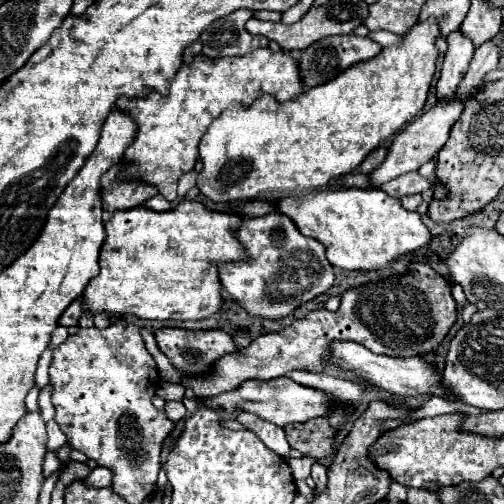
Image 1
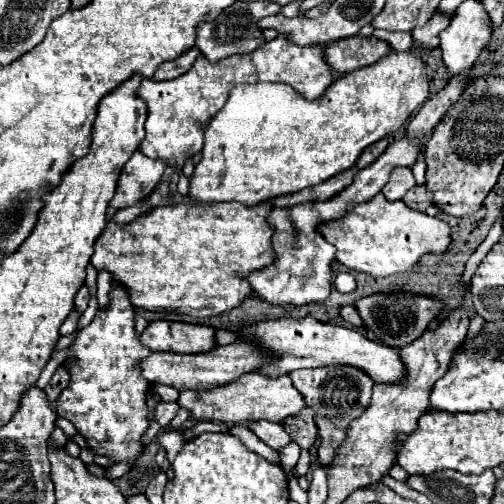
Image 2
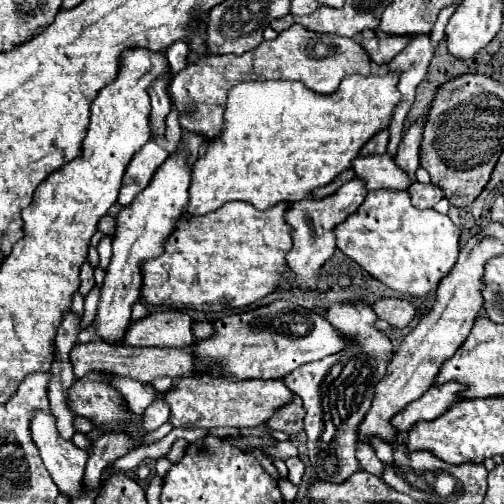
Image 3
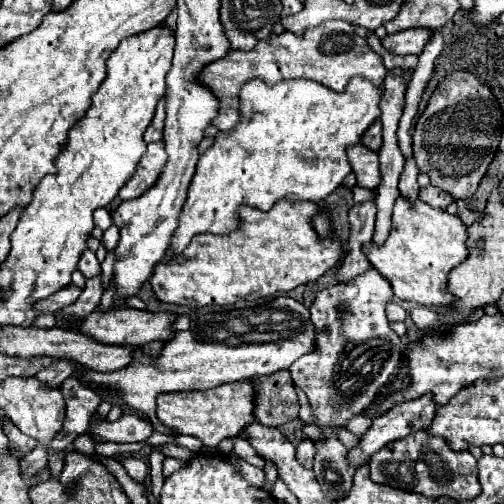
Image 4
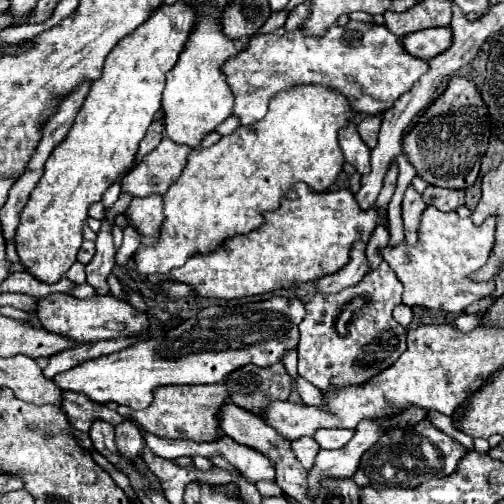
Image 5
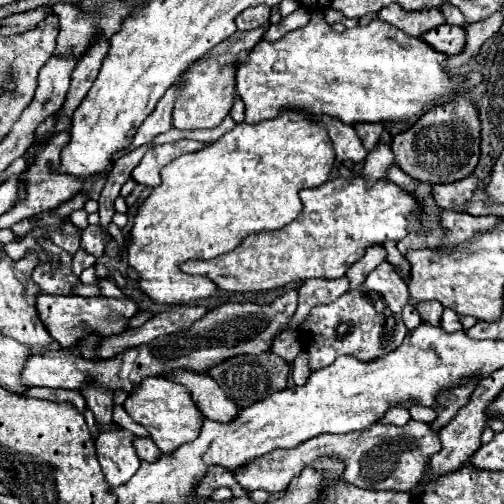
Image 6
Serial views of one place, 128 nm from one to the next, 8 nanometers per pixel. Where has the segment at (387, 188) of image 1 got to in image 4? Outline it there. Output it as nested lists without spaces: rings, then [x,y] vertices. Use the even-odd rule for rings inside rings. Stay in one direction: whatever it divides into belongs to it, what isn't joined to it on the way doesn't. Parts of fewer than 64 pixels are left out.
[[[364,144],[348,146],[348,160],[352,170],[356,172],[358,184],[364,188],[376,188],[380,184],[380,170],[378,170],[378,154],[364,148]]]

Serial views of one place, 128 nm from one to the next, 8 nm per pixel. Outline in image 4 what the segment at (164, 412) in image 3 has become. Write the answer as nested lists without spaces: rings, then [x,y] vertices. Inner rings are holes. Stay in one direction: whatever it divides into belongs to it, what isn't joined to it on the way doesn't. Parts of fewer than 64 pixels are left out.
[[[122,414],[116,422],[102,422],[90,430],[94,440],[110,442],[142,442],[154,432],[148,418],[138,414]]]

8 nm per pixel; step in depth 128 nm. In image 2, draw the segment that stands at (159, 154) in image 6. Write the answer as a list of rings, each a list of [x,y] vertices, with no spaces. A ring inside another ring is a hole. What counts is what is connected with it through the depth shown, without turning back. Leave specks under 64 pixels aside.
[[[140,150],[134,152],[120,172],[116,196],[112,198],[110,206],[122,210],[144,200],[162,180],[164,168],[166,168],[164,160],[150,160]]]

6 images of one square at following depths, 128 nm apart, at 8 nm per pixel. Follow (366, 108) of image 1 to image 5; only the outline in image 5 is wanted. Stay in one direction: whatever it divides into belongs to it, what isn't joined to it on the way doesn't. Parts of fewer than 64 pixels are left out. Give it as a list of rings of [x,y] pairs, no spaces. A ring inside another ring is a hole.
[[[322,86],[288,88],[272,98],[270,110],[262,120],[254,122],[252,126],[236,128],[230,136],[222,136],[222,140],[210,148],[192,150],[178,180],[174,180],[166,194],[162,194],[164,222],[158,238],[154,238],[150,244],[140,244],[134,254],[138,270],[142,274],[166,274],[172,268],[182,266],[186,258],[194,254],[216,252],[226,238],[256,230],[264,222],[266,210],[276,210],[284,196],[294,196],[296,182],[306,182],[312,190],[324,192],[342,170],[344,158],[338,146],[338,128],[352,118],[350,114],[352,112],[346,98],[336,90]]]

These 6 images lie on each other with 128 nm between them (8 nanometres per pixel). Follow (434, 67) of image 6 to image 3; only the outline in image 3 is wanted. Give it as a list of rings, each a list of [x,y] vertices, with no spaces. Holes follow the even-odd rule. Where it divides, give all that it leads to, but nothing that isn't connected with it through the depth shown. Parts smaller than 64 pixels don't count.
[[[300,24],[290,26],[280,32],[276,40],[264,40],[252,52],[244,52],[242,56],[232,54],[206,54],[194,64],[188,64],[182,72],[174,76],[170,82],[170,98],[176,102],[180,110],[180,126],[186,132],[200,132],[208,138],[214,138],[222,132],[224,126],[224,104],[228,98],[228,90],[238,82],[246,80],[300,80],[308,88],[320,94],[332,94],[338,90],[340,82],[348,74],[370,74],[368,54],[362,50],[356,38],[344,38],[336,34],[320,34],[306,30]]]

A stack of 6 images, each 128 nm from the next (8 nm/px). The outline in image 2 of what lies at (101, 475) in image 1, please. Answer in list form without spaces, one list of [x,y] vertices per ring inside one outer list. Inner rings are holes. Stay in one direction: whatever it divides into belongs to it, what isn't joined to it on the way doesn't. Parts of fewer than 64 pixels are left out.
[[[114,463],[107,467],[107,478],[110,480],[118,479],[125,475],[131,466],[128,463]]]

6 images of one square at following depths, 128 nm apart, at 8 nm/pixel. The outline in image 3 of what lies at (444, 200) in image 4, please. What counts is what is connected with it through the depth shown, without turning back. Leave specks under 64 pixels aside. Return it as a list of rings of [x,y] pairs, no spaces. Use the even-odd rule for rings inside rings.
[[[420,182],[412,184],[412,188],[408,188],[408,194],[416,208],[434,208],[434,204],[438,204],[444,198],[440,188],[436,188],[434,184],[420,184]]]

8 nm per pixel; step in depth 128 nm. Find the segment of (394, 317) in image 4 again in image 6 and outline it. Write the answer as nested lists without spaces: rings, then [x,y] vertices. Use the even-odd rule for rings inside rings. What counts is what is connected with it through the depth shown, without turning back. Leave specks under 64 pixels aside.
[[[406,304],[406,308],[402,310],[402,320],[404,320],[404,324],[406,324],[406,328],[408,328],[408,330],[416,328],[416,326],[422,322],[422,318],[420,318],[418,310],[416,310],[412,304]]]

